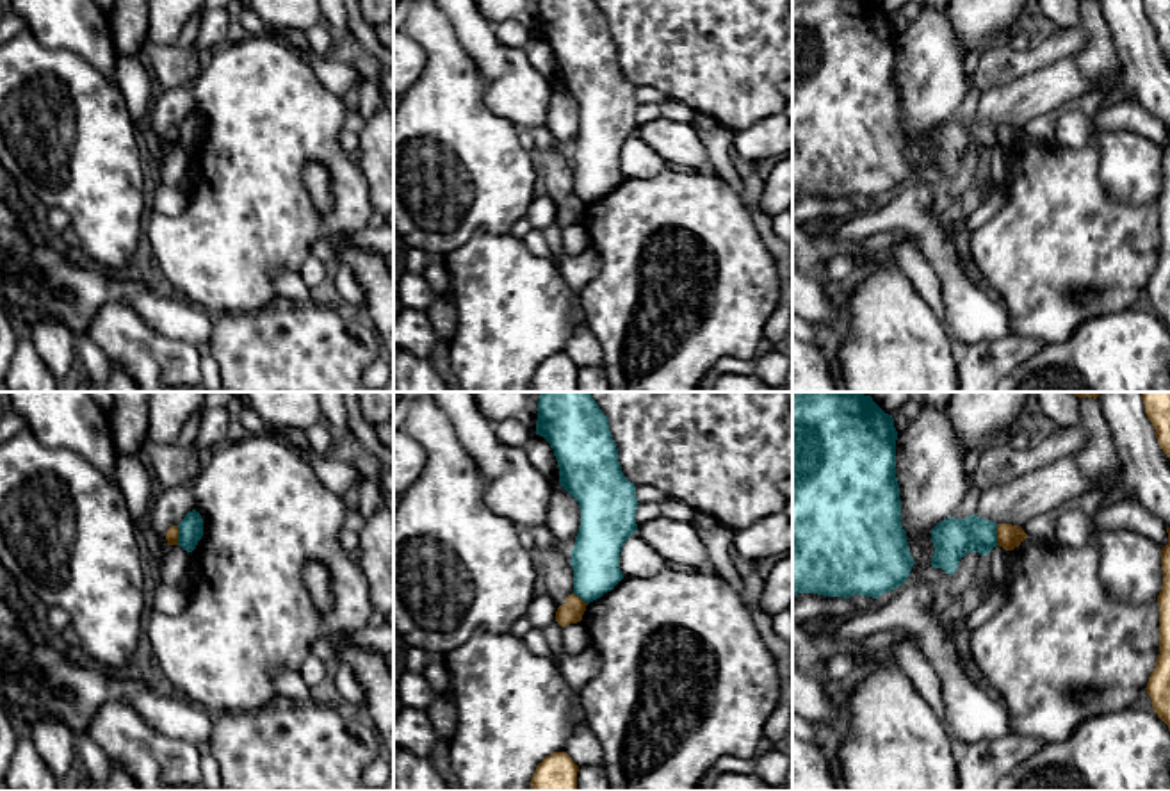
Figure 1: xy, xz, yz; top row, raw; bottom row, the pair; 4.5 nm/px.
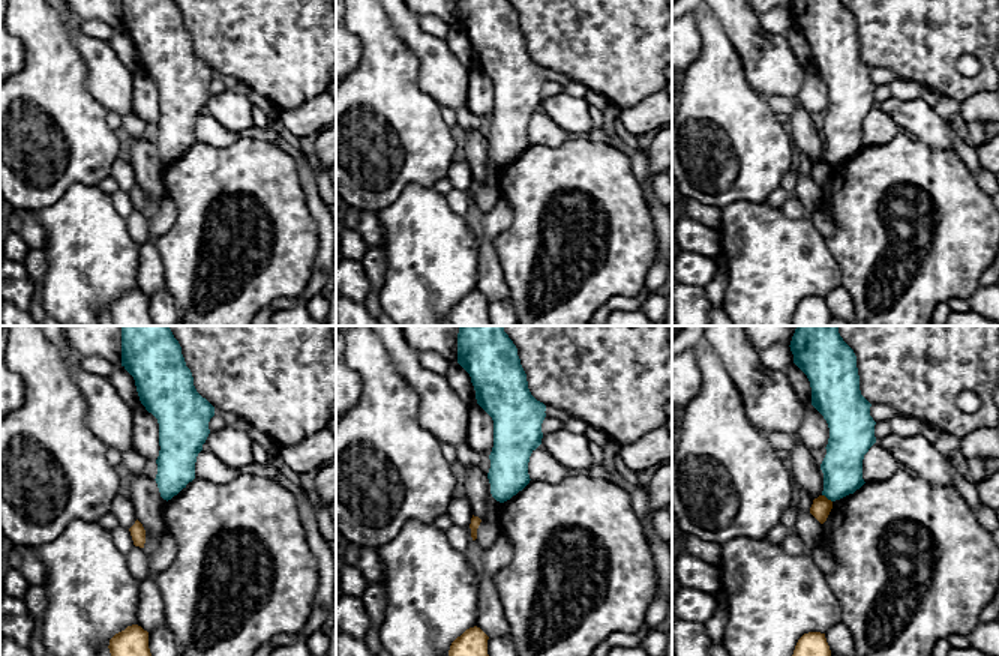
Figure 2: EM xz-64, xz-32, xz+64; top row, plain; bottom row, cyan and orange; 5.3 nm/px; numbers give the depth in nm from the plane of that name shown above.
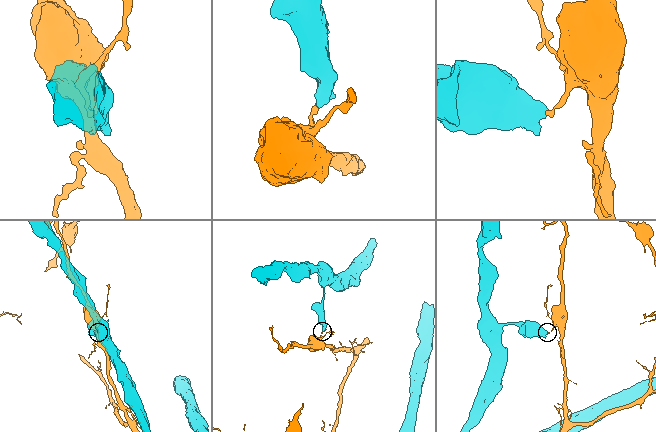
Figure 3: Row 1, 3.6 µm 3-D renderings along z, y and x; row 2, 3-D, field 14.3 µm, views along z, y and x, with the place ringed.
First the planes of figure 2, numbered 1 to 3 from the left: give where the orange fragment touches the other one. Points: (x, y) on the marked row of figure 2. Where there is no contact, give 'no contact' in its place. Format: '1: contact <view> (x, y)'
1: no contact
2: no contact
3: contact xz+64 (827, 497)

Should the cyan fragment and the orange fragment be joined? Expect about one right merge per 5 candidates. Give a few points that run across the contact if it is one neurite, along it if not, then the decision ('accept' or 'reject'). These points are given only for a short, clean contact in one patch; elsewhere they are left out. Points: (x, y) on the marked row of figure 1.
yz (998, 524), (996, 544) | reject

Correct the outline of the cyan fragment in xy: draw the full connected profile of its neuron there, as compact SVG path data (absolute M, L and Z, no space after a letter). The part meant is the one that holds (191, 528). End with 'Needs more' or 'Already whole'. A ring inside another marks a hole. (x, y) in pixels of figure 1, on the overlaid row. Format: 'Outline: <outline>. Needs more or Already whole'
Outline: M192 510L189 511L183 520L178 524L178 545L185 549L187 552L192 552L198 545L198 542L203 536L203 518L201 515Z. Already whole

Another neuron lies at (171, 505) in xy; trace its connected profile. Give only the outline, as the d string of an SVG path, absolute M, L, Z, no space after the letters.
M191 486L164 488L150 508L150 527L162 540L164 549L169 547L166 533L178 526L183 517L196 510L196 501Z

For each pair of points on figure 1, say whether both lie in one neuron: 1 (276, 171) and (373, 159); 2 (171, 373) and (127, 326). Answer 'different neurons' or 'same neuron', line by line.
1: different neurons
2: same neuron

